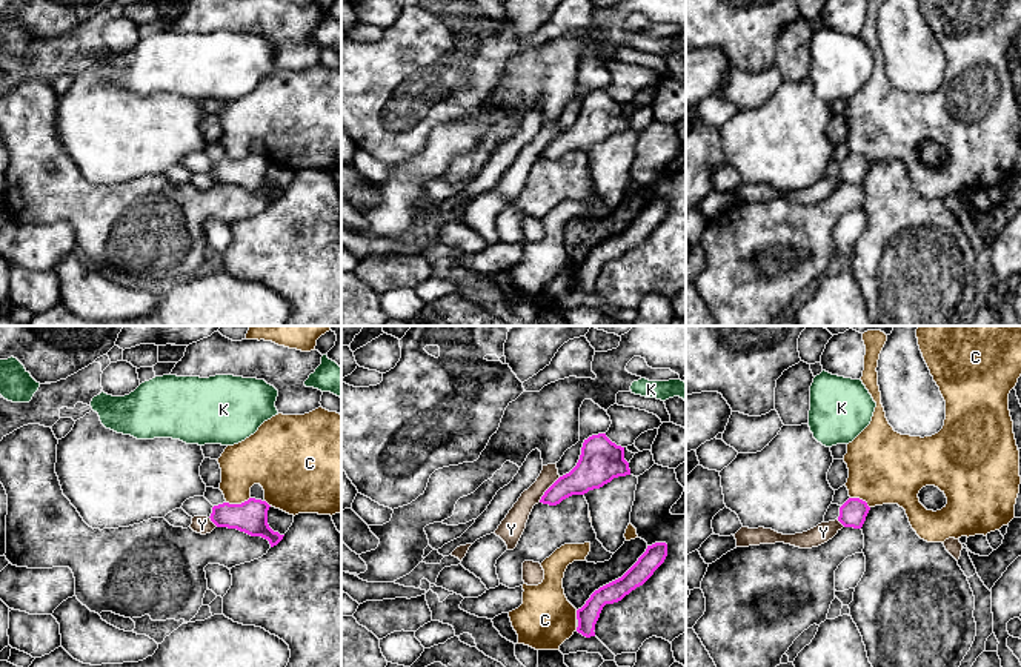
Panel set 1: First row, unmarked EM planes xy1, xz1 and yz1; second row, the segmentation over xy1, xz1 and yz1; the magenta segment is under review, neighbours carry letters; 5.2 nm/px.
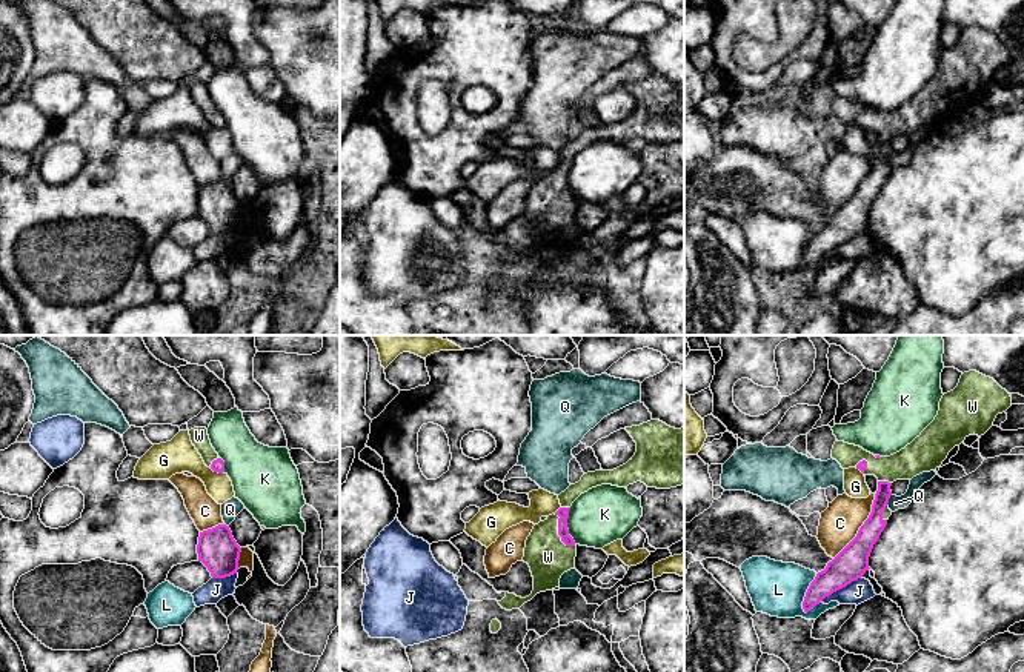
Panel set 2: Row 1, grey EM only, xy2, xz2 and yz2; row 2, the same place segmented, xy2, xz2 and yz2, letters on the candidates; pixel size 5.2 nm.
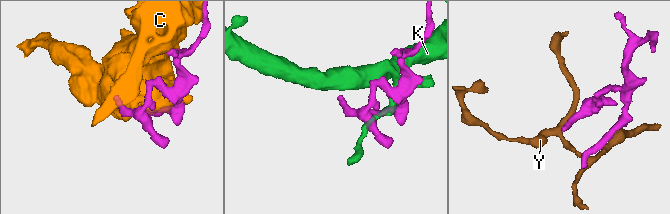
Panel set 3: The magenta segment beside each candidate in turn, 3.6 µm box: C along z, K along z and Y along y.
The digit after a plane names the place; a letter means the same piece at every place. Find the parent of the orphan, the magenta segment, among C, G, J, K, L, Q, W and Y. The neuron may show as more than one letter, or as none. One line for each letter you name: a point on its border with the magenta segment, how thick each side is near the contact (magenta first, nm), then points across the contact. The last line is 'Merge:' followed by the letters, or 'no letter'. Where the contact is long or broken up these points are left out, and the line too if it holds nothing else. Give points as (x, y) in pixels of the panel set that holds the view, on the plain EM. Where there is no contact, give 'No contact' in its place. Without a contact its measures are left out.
W: Touches magenta at xz2 (558, 188). Thickness 60 nm (magenta) against 220 nm. Path across: xz2 (563, 168), (558, 176), (558, 188), (549, 197), (548, 212)
Merge: W

